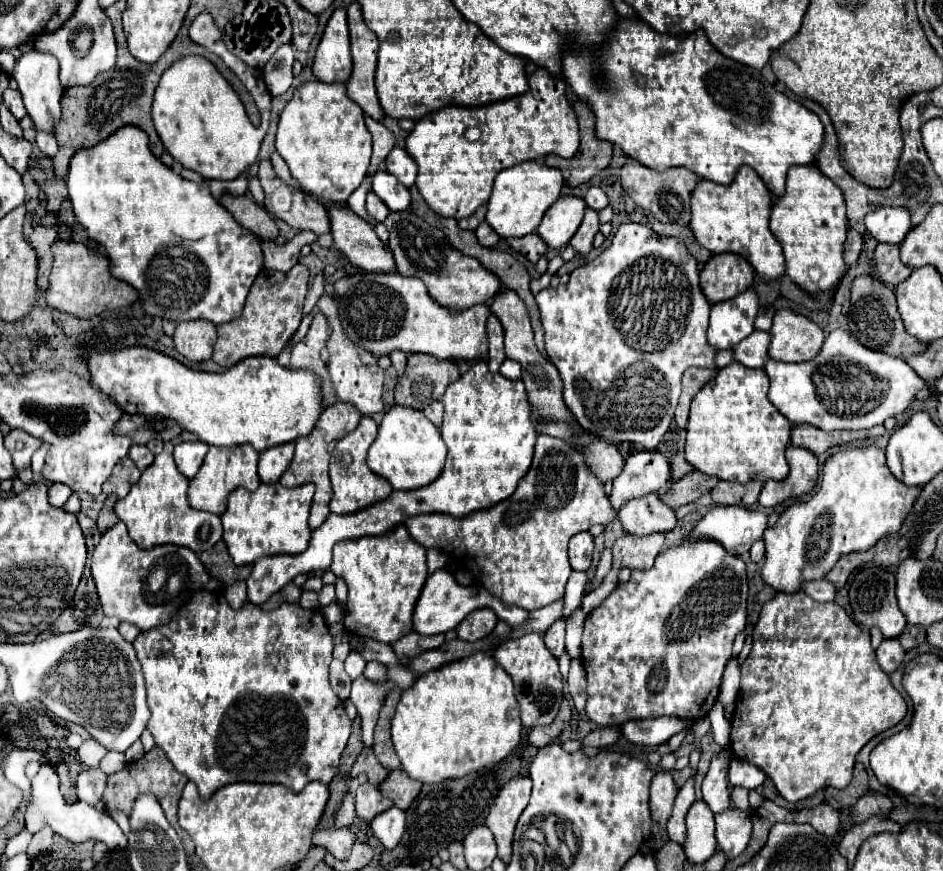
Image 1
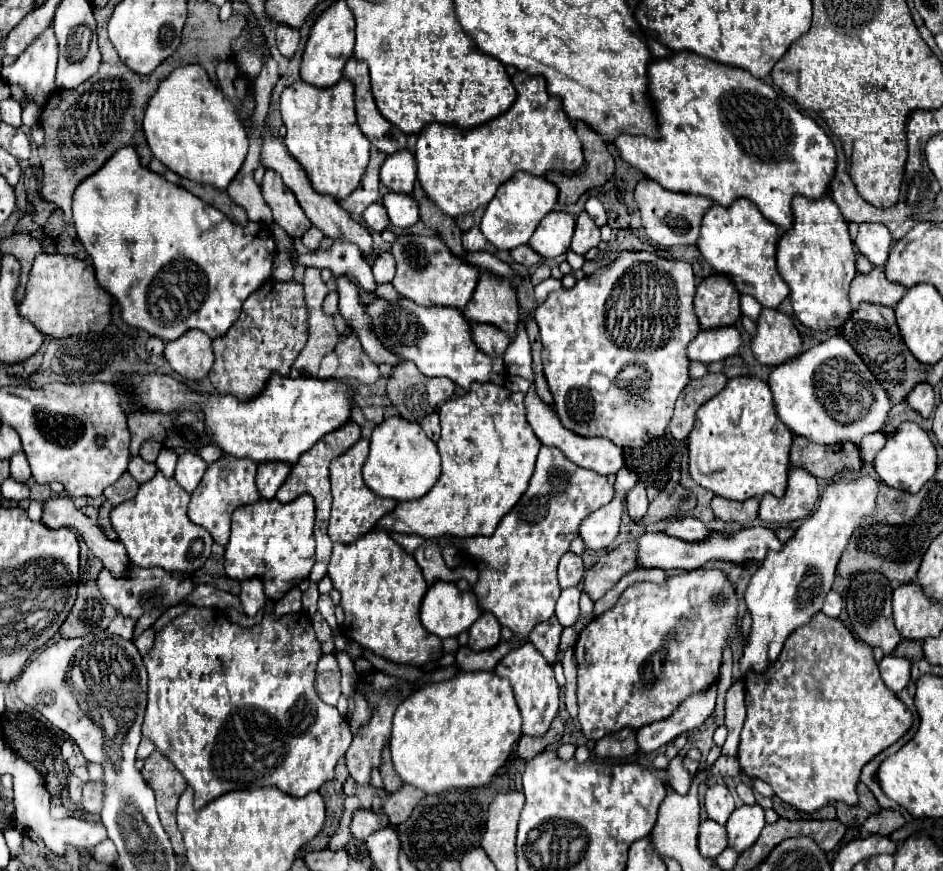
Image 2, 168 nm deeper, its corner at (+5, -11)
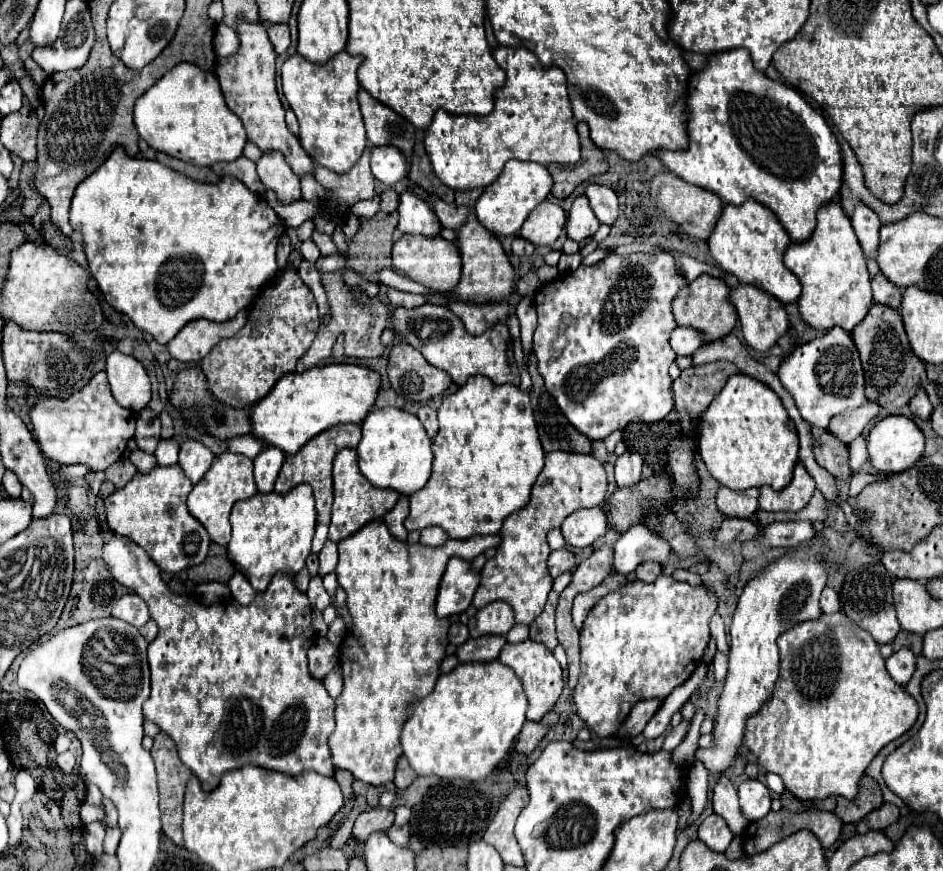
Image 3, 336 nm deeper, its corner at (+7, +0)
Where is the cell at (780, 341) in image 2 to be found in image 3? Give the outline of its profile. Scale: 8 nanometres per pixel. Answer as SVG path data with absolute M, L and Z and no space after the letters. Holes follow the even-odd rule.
M738 283L734 289L730 289L730 301L738 311L744 339L754 351L768 351L786 333L788 315L784 311L784 305L776 297L772 297L770 293L764 293L748 283Z

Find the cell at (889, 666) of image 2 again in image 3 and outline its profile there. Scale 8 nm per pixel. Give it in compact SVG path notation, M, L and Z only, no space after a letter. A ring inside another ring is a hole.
M902 647L900 651L892 653L892 657L886 659L886 669L890 677L904 687L916 671L916 655L908 647Z

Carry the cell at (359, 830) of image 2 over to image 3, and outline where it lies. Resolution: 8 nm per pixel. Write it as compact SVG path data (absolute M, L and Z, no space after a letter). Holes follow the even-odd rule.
M374 807L374 809L368 809L366 813L358 815L352 835L364 843L372 833L388 831L392 827L392 823L394 823L394 811L384 809L384 807Z

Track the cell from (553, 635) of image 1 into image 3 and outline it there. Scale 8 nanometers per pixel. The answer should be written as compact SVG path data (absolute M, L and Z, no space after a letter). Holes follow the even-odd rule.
M550 591L544 611L542 611L540 617L536 617L536 621L530 625L530 639L544 643L550 651L558 645L558 639L556 639L556 627L554 627L556 603L558 603L558 593L556 593L556 591Z

